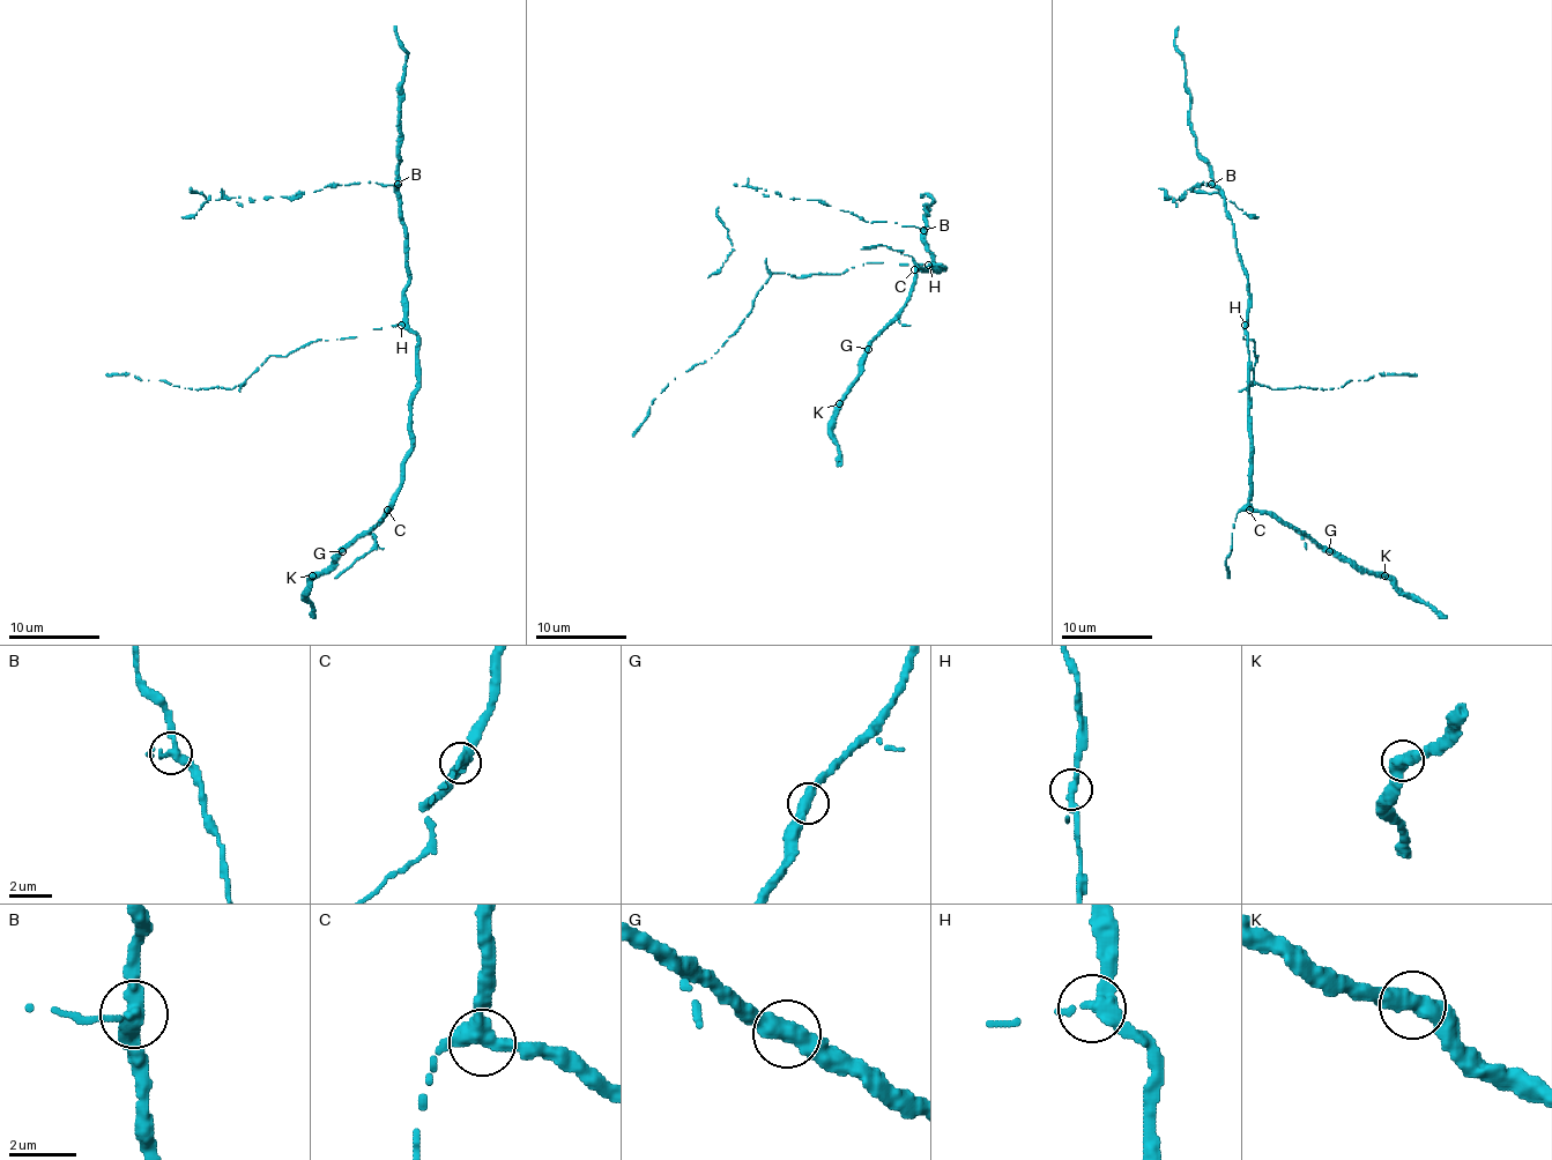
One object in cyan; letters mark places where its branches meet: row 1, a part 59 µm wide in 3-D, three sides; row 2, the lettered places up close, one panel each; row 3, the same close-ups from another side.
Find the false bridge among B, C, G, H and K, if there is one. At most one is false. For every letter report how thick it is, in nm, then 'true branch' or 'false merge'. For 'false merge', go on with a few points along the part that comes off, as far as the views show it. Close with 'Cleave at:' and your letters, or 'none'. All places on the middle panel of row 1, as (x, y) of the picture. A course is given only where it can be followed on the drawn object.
B: 360 nm thick; false merge
C: 360 nm thick; true branch
G: 420 nm thick; true branch
H: 400 nm thick; true branch
K: 420 nm thick; true branch
Cleave at: B

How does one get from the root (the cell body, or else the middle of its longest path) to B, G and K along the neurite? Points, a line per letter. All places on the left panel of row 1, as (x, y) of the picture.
B: (406, 302), (403, 288), (408, 281), (408, 254), (396, 183)
G: (406, 302), (406, 325), (417, 336), (417, 388), (403, 482), (383, 517), (342, 551)
K: (406, 302), (406, 325), (417, 336), (417, 388), (401, 489), (371, 528), (312, 575)

